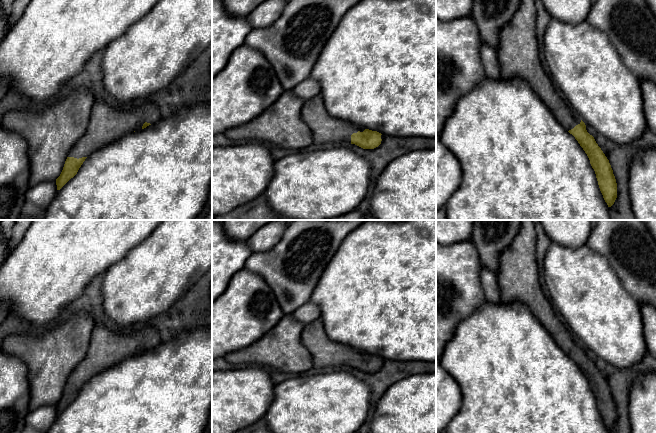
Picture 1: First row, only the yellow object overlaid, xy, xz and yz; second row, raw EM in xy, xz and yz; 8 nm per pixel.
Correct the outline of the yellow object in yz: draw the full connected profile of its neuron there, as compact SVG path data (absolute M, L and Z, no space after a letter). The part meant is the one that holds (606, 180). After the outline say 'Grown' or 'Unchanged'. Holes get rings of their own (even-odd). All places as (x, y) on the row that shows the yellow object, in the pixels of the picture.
M520 0L519 8L510 22L500 29L500 45L496 54L500 64L501 77L505 80L519 77L526 81L559 123L575 137L590 160L605 202L608 207L611 207L617 198L617 183L613 170L594 137L587 132L585 123L573 112L551 76L543 69L539 58L539 43L536 34L536 12L534 0Z. Grown

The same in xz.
M321 95L306 100L301 118L312 131L314 142L355 144L363 149L374 149L381 144L383 135L377 131L350 124L332 116L325 108Z. Grown

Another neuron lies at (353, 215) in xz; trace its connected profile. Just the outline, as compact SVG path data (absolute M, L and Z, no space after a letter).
M356 209L339 217L333 217L331 219L326 219L326 220L366 220L367 217L368 215L364 215Z

